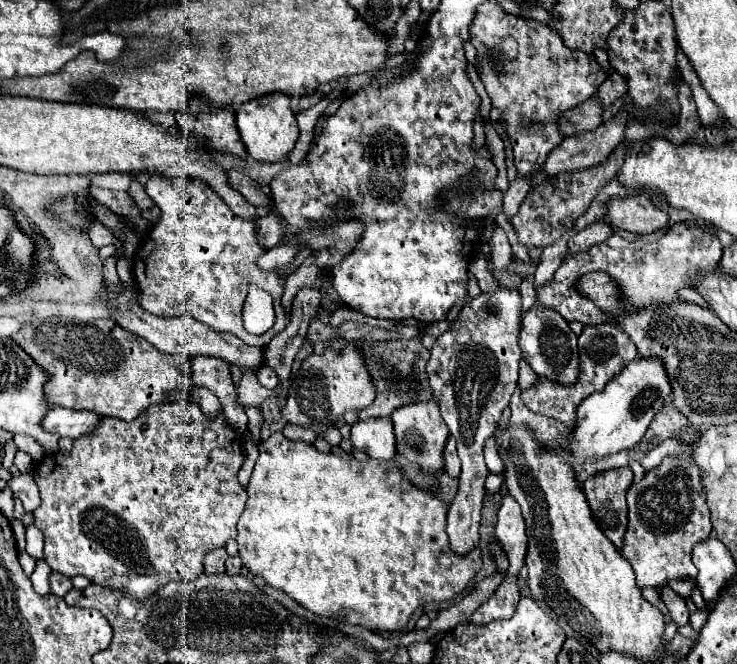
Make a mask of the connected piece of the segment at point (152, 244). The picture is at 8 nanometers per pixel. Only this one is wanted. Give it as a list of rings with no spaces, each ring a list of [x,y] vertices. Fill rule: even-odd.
[[[151,175],[145,191],[161,209],[161,219],[135,255],[133,275],[143,311],[157,317],[189,315],[219,333],[233,333],[247,345],[265,349],[271,339],[287,327],[291,315],[281,307],[287,277],[257,267],[257,259],[265,255],[267,249],[259,245],[255,221],[237,217],[207,183],[195,177],[167,179]],[[249,285],[257,285],[273,297],[277,321],[265,335],[249,335],[243,329],[241,309]]]

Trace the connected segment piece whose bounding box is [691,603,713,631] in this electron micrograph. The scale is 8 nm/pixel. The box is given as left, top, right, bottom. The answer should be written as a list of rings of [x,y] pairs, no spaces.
[[[705,603],[703,609],[699,609],[699,611],[695,611],[695,613],[691,615],[691,627],[693,627],[695,631],[701,631],[701,629],[703,629],[703,625],[705,625],[705,621],[707,621],[707,615],[711,613],[711,607],[713,607],[713,603]]]

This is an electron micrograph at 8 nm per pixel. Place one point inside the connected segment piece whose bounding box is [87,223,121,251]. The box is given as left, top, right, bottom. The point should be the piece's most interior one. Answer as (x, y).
(100, 235)

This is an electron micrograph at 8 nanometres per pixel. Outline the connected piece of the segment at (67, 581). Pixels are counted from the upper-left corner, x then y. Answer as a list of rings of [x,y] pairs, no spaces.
[[[53,571],[51,577],[49,577],[49,581],[51,581],[51,591],[53,591],[55,595],[59,595],[59,597],[65,597],[65,595],[73,589],[71,577],[67,577],[67,575],[63,575],[63,573]]]

